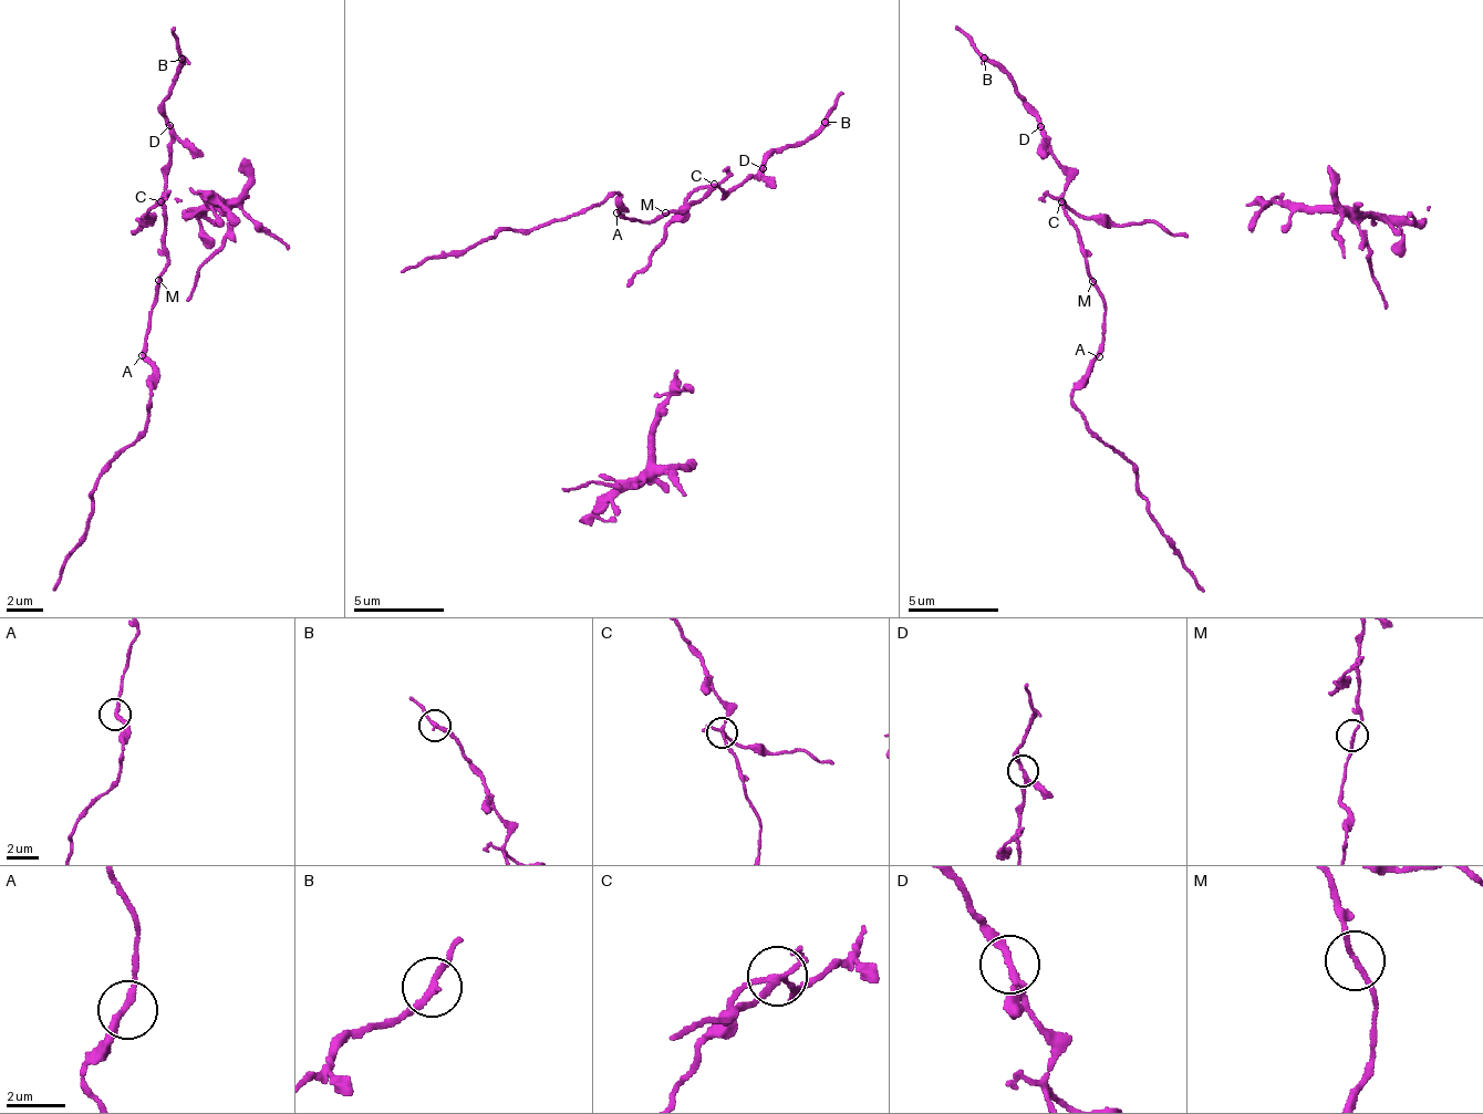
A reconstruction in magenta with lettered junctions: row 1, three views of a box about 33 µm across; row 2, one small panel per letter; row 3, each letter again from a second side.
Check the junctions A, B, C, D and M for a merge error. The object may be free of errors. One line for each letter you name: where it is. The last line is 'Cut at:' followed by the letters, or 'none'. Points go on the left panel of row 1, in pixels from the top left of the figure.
C: Place: (161, 201)
Cut at: C

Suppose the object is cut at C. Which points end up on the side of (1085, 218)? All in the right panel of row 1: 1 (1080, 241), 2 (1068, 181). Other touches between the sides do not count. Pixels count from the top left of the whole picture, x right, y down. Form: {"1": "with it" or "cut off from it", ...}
{"1": "cut off from it", "2": "cut off from it"}

